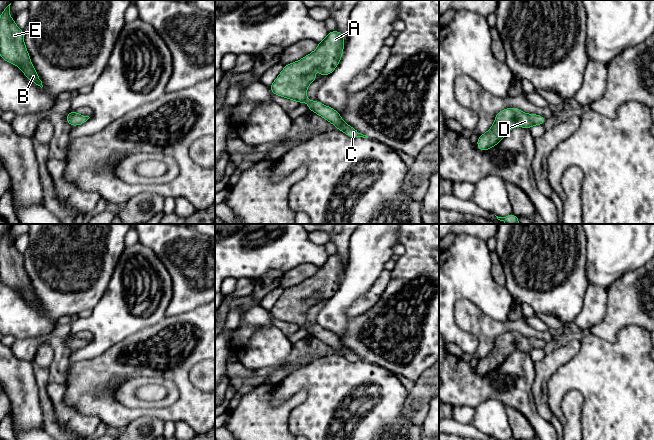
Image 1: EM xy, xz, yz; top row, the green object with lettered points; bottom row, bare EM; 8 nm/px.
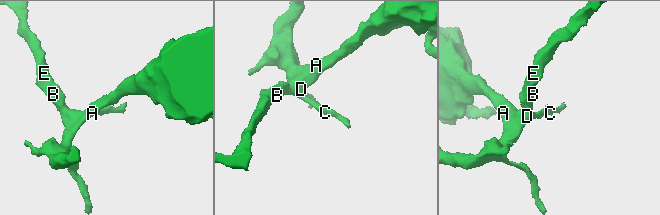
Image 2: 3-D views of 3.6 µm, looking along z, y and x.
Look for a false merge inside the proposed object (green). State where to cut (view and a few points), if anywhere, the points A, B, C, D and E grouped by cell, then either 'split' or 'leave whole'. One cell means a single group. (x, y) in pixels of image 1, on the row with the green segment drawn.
no cut | A B C D E | leave whole

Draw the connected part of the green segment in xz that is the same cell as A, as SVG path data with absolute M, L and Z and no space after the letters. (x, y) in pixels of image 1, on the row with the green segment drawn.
M337 30L330 31L322 41L319 41L318 47L312 53L296 62L284 65L269 89L273 94L294 100L298 104L306 102L310 111L332 123L336 129L351 138L368 138L346 124L335 109L317 100L307 99L308 86L319 76L328 76L336 69L343 50L344 35Z

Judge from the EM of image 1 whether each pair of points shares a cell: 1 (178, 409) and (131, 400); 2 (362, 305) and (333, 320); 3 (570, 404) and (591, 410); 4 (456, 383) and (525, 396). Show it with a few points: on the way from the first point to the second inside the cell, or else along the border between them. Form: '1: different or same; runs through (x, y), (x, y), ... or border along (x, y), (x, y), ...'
1: different; border along (177, 386), (178, 398), (174, 402), (143, 409)
2: different; border along (361, 295), (347, 309), (346, 313), (348, 315)
3: different; border along (570, 389), (576, 389), (583, 397), (582, 429)
4: same; runs through (473, 388), (492, 388), (499, 394), (508, 394)

